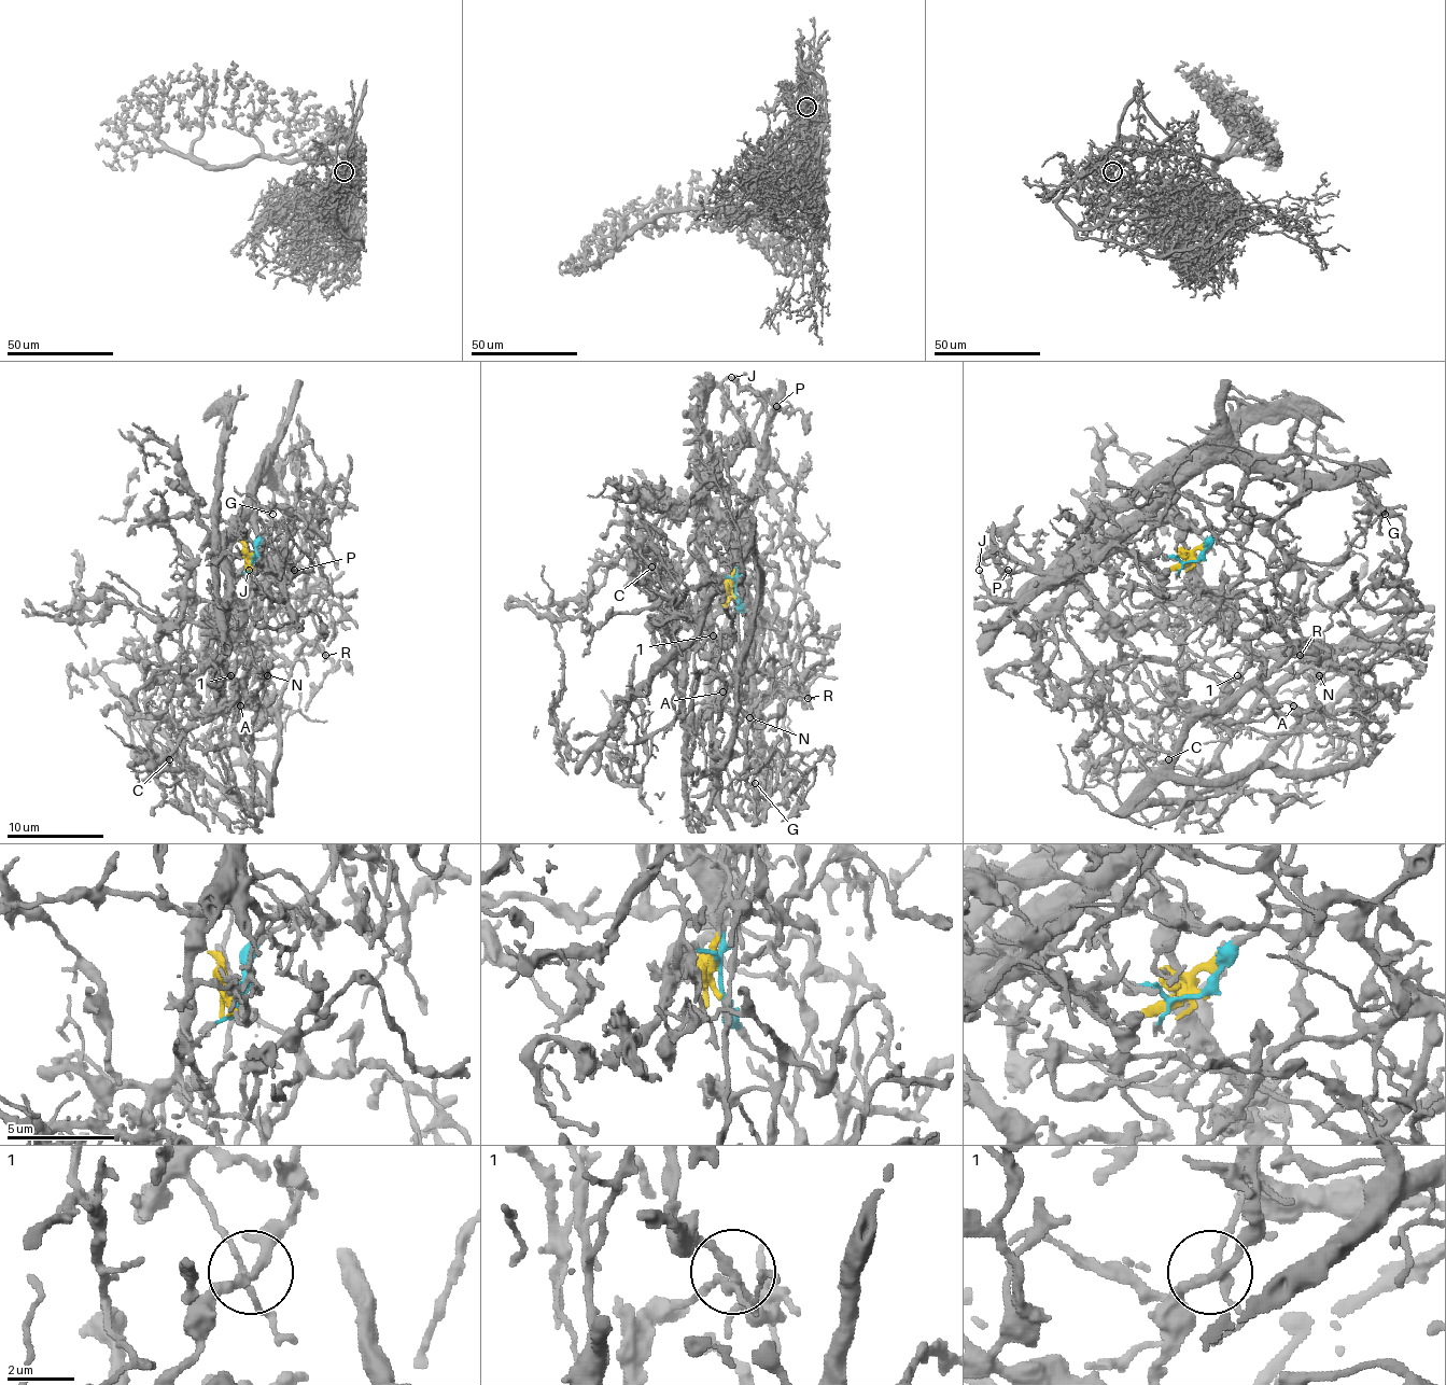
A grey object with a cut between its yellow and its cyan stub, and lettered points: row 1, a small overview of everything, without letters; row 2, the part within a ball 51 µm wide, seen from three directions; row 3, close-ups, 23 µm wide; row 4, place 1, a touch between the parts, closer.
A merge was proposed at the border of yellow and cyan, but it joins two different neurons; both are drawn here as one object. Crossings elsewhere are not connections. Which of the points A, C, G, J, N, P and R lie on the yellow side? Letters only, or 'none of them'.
J, P

